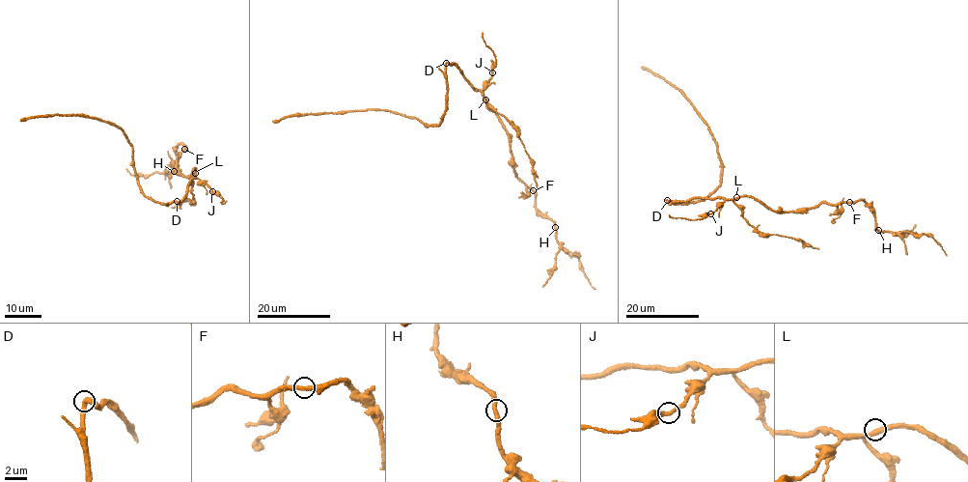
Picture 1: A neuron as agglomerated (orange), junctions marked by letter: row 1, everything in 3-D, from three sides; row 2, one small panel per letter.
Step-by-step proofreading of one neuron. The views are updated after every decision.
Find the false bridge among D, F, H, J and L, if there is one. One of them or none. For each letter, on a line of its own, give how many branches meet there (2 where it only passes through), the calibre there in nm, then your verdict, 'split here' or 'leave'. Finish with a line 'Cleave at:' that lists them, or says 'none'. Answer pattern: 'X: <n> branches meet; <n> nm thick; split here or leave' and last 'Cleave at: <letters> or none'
D: 2 branches meet; 280 nm thick; leave
F: 2 branches meet; 280 nm thick; leave
H: 2 branches meet; 320 nm thick; leave
J: 2 branches meet; 280 nm thick; leave
L: 2 branches meet; 320 nm thick; leave
Cleave at: none

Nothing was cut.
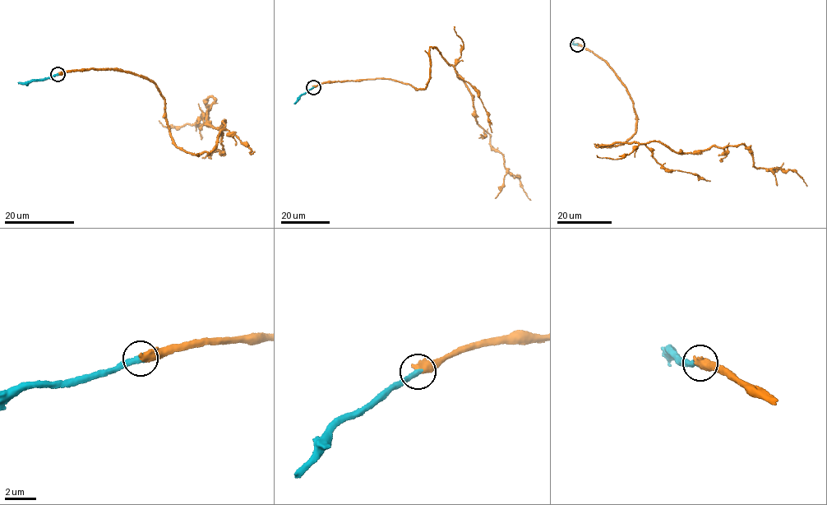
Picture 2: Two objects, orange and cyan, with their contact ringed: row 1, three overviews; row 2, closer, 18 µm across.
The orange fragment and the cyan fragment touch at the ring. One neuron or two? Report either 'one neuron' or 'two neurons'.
one neuron

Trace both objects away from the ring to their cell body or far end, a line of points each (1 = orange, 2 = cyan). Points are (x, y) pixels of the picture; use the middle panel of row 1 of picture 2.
1: (313, 87), (388, 78), (423, 89), (429, 80), (430, 47), (434, 47), (464, 81), (477, 122), (531, 200)
2: (313, 87), (301, 94), (294, 104)

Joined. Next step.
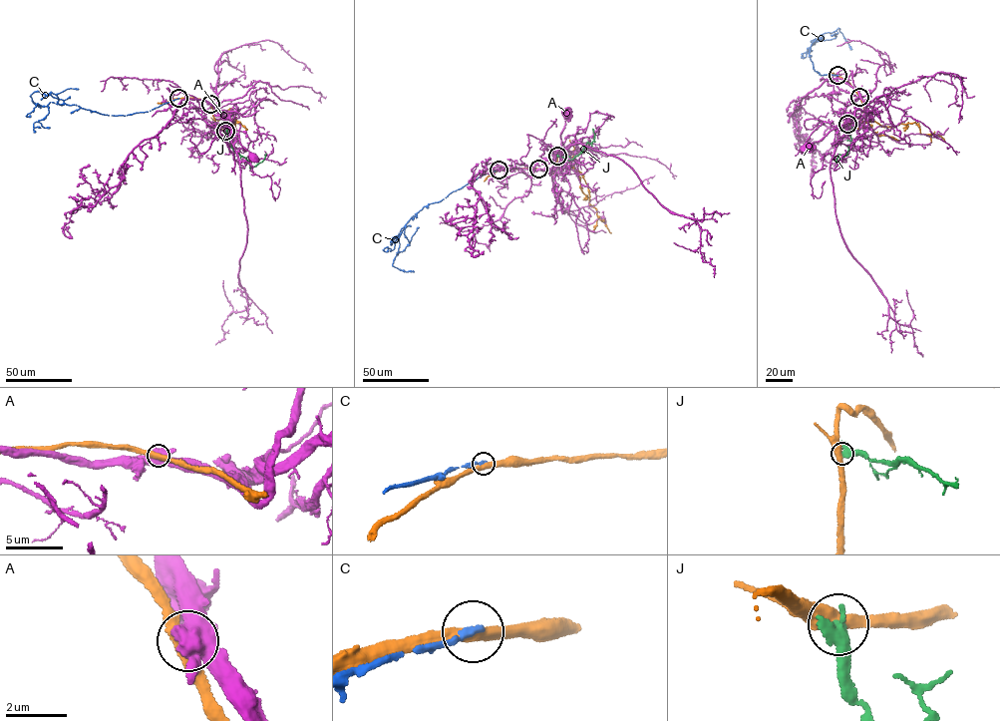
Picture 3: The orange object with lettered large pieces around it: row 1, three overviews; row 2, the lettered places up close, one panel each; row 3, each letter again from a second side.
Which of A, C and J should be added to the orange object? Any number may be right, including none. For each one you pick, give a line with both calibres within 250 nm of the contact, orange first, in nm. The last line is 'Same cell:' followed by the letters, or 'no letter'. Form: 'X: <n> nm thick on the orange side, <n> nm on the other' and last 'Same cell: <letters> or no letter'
Same cell: no letter

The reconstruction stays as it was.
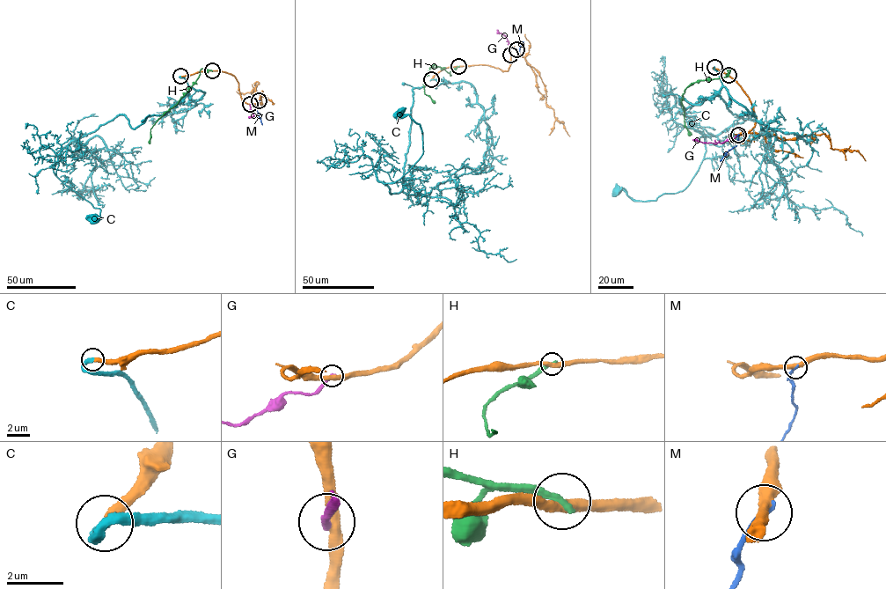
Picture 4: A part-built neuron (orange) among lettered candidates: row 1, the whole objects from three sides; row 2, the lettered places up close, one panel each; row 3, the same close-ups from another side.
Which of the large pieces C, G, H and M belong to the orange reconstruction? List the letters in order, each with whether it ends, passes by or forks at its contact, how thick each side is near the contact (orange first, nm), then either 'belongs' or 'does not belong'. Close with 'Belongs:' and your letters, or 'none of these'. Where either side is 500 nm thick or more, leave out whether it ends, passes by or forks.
C: it ends; calibres 360 and 360 nm; belongs
G: it ends; calibres 360 and 280 nm; does not belong
H: it ends; calibres 360 and 280 nm; does not belong
M: it ends; calibres 380 and 220 nm; does not belong
Belongs: C

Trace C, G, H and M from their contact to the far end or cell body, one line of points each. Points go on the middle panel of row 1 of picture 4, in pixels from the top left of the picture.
C: (431, 79), (448, 82), (413, 88), (402, 191), (446, 198), (459, 222), (475, 225), (480, 250), (516, 259)
G: (510, 55), (507, 37), (496, 29)
H: (458, 66), (450, 71), (451, 76), (434, 64), (428, 70), (423, 84), (424, 94), (435, 103)
M: (516, 49), (518, 53), (523, 41)

